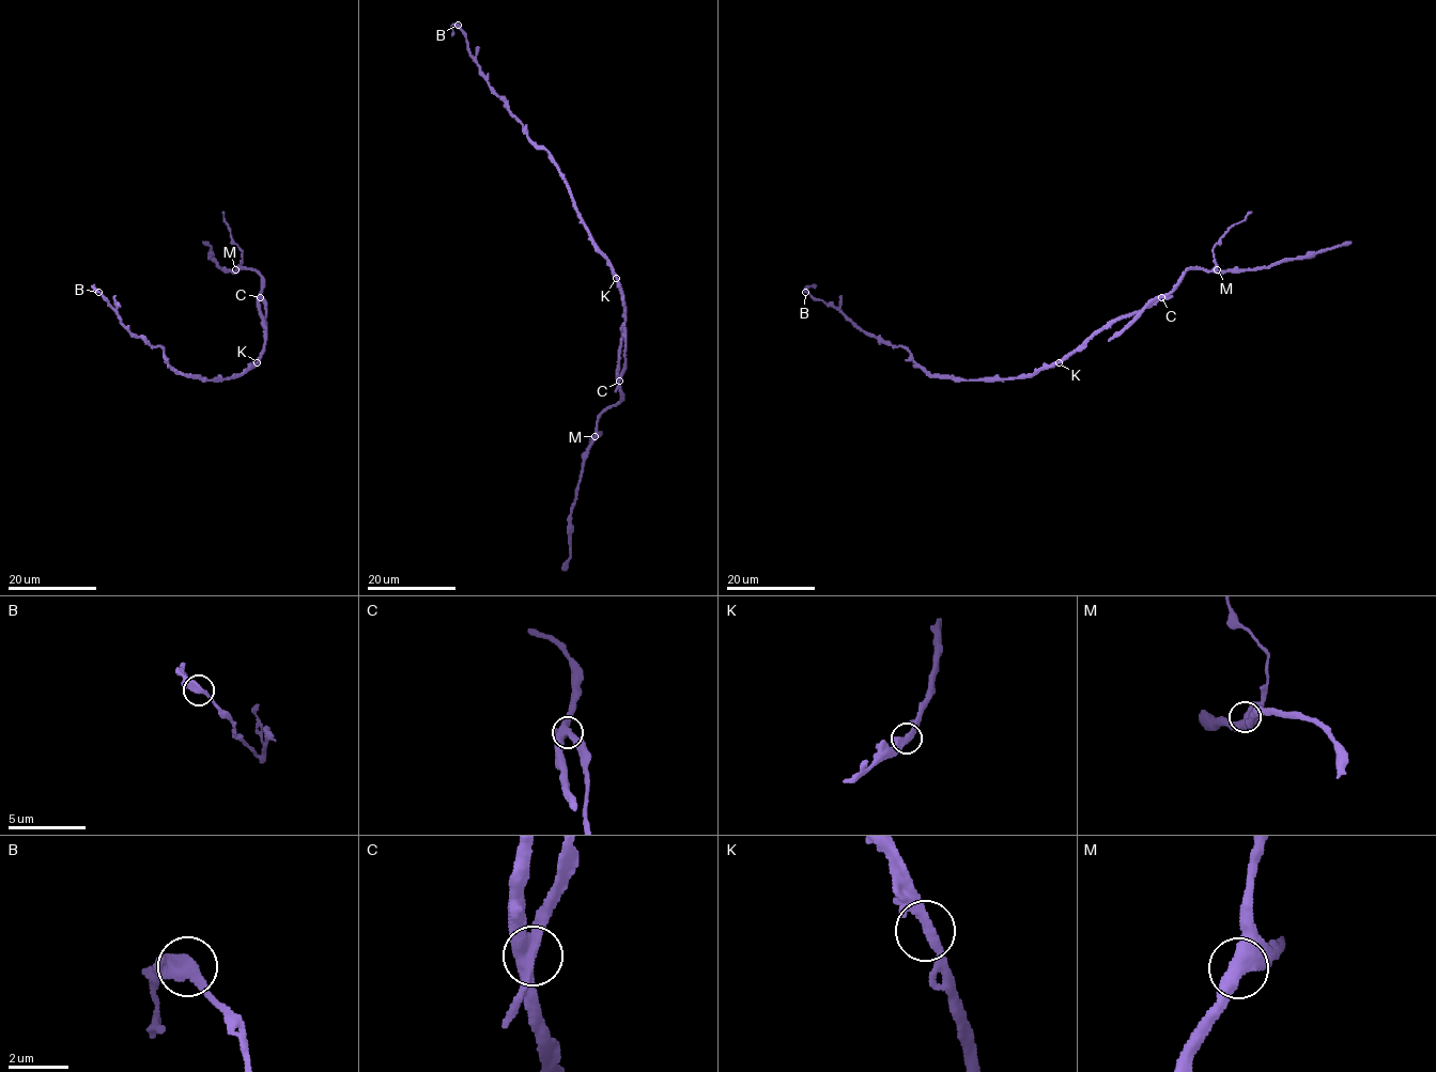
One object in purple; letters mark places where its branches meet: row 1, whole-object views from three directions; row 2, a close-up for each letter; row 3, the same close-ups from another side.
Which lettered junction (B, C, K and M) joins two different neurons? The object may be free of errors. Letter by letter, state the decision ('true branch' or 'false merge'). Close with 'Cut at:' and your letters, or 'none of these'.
B: true branch
C: false merge
K: true branch
M: true branch
Cut at: C

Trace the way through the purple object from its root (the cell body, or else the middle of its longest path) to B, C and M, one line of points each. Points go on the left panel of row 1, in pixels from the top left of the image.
B: (258, 360), (234, 377), (202, 381), (179, 374), (165, 359), (164, 350), (133, 336), (97, 292)
C: (258, 360), (265, 335), (264, 321), (260, 315), (260, 297)
M: (258, 360), (265, 335), (259, 307), (262, 278), (255, 270), (235, 269)

